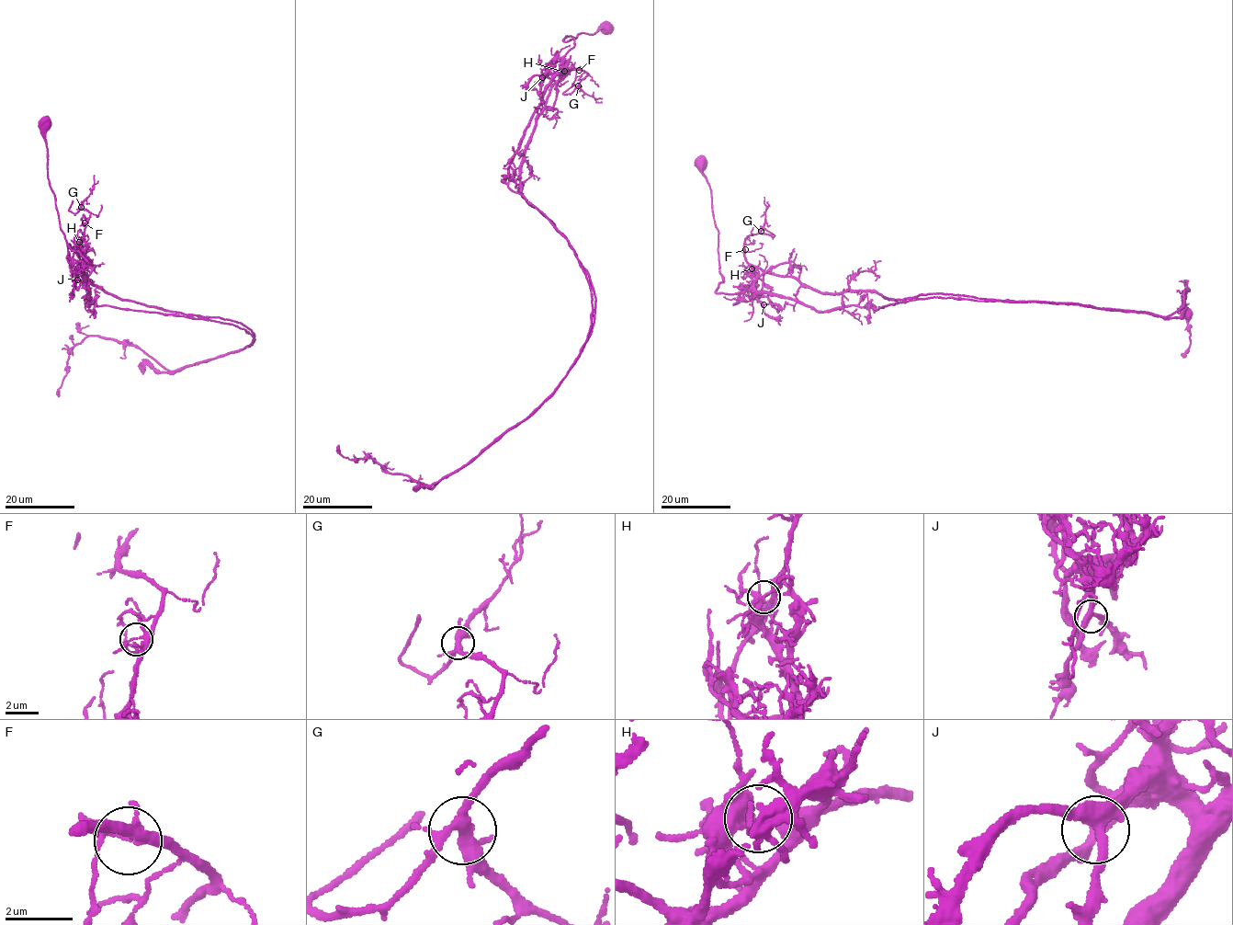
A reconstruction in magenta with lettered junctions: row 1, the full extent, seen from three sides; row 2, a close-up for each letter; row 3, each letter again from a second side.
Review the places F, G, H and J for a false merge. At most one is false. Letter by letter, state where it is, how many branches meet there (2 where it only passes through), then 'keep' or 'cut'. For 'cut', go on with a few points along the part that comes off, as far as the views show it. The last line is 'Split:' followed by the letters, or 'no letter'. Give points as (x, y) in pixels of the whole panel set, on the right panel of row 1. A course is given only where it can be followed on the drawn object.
F: at (745, 249); 5 branches meet; keep
G: at (761, 231); 5 branches meet; keep
H: at (752, 268); 5 branches meet; cut; foreign part runs (752, 268), (824, 292), (959, 294), (1168, 316), (1188, 290), (1182, 358)
J: at (763, 304); 3 branches meet; keep
Split: H

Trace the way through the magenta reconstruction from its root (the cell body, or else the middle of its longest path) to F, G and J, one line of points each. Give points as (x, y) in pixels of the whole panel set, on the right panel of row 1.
F: (700, 165), (711, 191), (712, 216), (718, 231), (723, 282), (717, 293), (736, 293), (751, 283), (745, 249)
G: (700, 165), (711, 191), (718, 231), (723, 282), (717, 293), (736, 293), (751, 283), (744, 241), (761, 231)
J: (700, 165), (711, 191), (712, 216), (718, 231), (723, 282), (716, 291), (751, 291), (763, 304)

